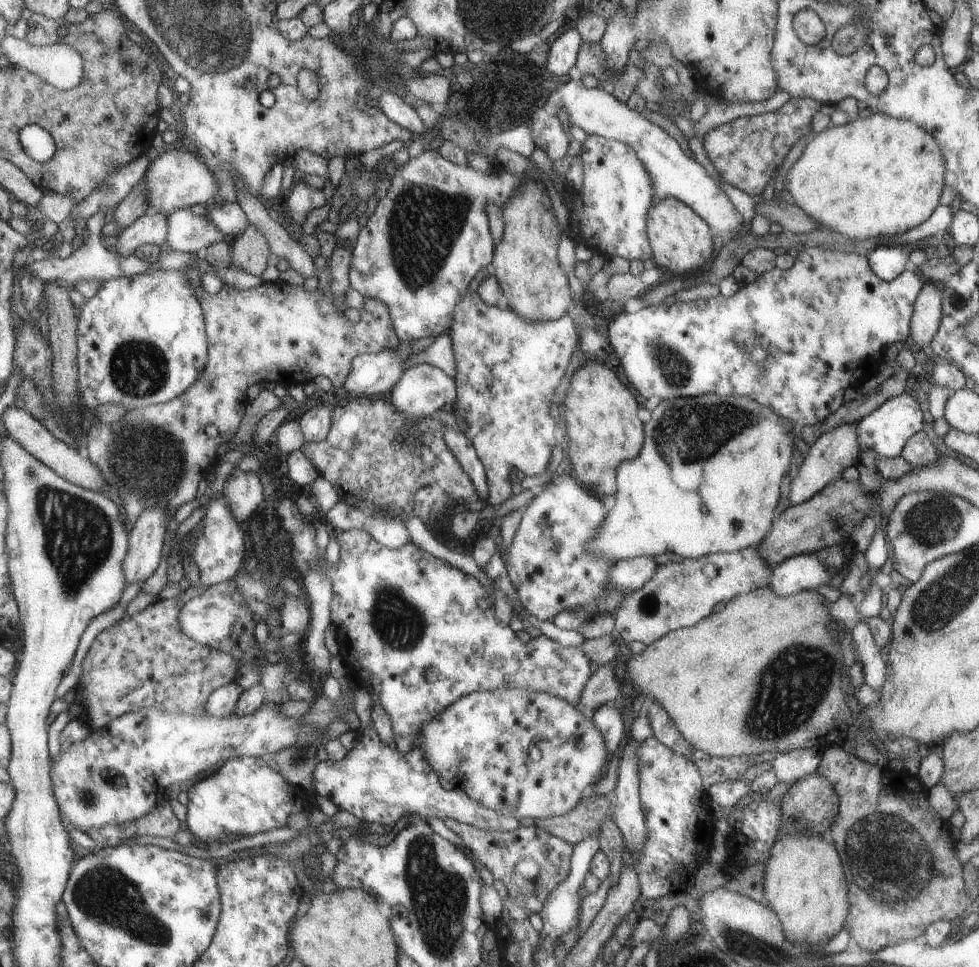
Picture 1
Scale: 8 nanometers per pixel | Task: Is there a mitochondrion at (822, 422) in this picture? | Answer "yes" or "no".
no

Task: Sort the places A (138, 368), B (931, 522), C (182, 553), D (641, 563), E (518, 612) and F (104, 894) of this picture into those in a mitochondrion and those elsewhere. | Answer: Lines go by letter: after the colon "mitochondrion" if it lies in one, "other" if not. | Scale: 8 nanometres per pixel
A: mitochondrion
B: mitochondrion
C: other
D: other
E: other
F: mitochondrion

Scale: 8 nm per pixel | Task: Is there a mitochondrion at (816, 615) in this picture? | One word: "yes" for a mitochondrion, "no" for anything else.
no

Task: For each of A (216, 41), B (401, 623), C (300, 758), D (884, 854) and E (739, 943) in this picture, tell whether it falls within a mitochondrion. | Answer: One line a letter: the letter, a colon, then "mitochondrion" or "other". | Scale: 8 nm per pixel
A: mitochondrion
B: mitochondrion
C: mitochondrion
D: mitochondrion
E: mitochondrion

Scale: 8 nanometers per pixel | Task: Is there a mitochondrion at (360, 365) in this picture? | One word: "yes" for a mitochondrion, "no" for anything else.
no

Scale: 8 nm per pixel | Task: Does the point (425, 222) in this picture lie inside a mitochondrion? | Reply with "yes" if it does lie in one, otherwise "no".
yes

